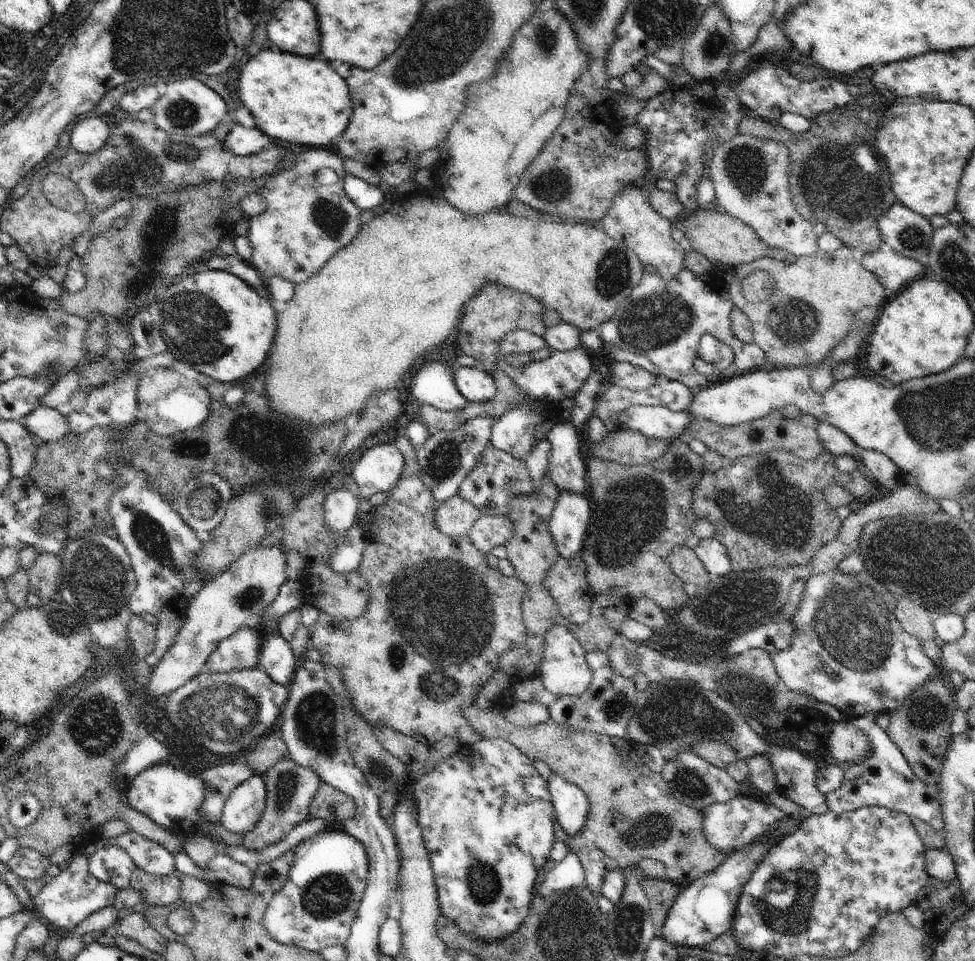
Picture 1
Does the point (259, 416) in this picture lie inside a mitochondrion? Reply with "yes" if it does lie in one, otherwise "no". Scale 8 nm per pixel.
no

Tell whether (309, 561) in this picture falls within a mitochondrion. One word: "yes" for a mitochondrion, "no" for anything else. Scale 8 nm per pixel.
no

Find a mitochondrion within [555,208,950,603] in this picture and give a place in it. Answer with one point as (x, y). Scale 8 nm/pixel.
(777, 511)

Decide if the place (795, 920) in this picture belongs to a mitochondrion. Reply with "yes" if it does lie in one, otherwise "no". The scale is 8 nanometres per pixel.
yes

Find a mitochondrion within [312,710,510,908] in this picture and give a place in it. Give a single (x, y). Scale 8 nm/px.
(482, 881)

